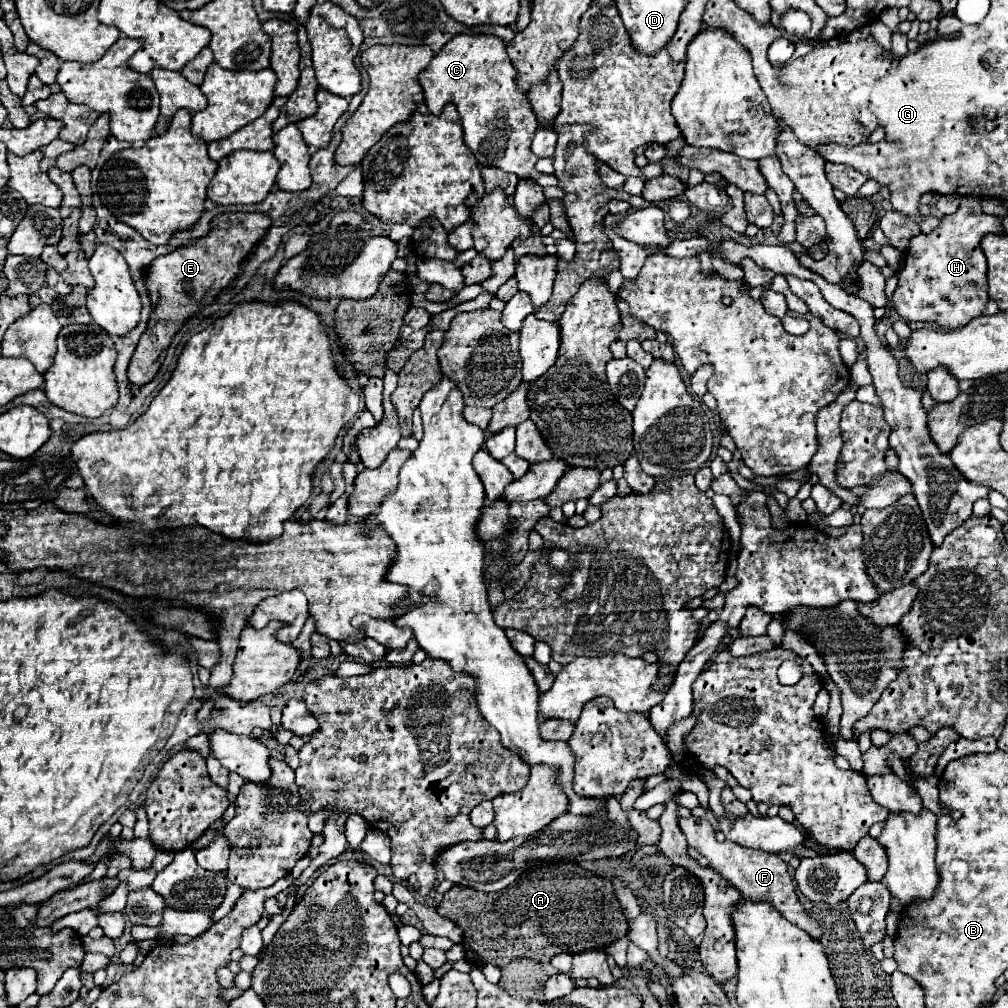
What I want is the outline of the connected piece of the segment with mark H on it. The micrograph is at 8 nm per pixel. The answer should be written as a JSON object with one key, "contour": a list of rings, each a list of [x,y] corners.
{"contour":[[[977,196],[961,198],[959,210],[955,214],[943,216],[941,224],[933,232],[919,234],[911,240],[911,246],[905,256],[905,266],[899,272],[897,290],[893,294],[893,304],[897,314],[907,322],[917,322],[917,320],[931,322],[951,330],[961,328],[979,314],[983,314],[989,296],[987,296],[987,264],[985,264],[985,254],[981,250],[981,238],[987,234],[1003,234],[1003,232],[1005,228],[1001,224],[1001,218],[985,214],[981,210],[981,198]]]}

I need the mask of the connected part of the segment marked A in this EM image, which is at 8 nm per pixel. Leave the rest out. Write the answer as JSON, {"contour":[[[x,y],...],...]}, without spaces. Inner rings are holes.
{"contour":[[[561,862],[527,870],[501,892],[485,894],[453,886],[445,892],[437,912],[463,930],[465,958],[475,966],[493,962],[503,968],[515,958],[549,962],[559,952],[603,950],[629,930],[611,880],[581,866],[565,866]]]}

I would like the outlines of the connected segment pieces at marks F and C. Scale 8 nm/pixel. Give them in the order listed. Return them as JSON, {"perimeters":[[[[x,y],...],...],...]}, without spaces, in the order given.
{"perimeters":[[[[679,818],[679,828],[687,838],[687,844],[695,850],[701,852],[701,856],[705,856],[709,860],[709,866],[713,870],[717,870],[729,884],[735,884],[735,888],[741,892],[743,900],[767,900],[773,908],[777,908],[791,924],[799,926],[801,930],[809,932],[813,938],[821,936],[821,928],[819,924],[809,918],[809,914],[805,912],[805,908],[801,906],[797,894],[795,894],[795,886],[793,880],[787,872],[787,864],[777,856],[777,854],[769,854],[769,852],[759,852],[753,848],[745,848],[739,846],[735,842],[717,842],[715,840],[715,830],[709,824],[709,820],[705,818]]],[[[459,34],[435,54],[429,68],[419,74],[419,84],[431,114],[441,114],[443,106],[449,102],[457,106],[463,140],[475,154],[479,166],[495,166],[503,172],[513,172],[519,178],[533,178],[543,188],[557,186],[555,176],[539,174],[535,170],[537,156],[531,152],[531,140],[537,130],[537,120],[525,96],[517,92],[515,76],[517,70],[505,52],[503,40],[485,34]]]]}

